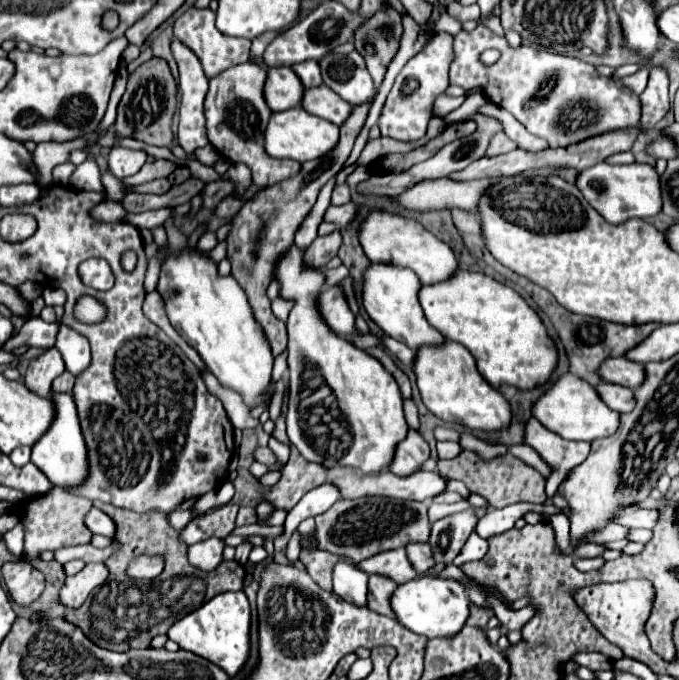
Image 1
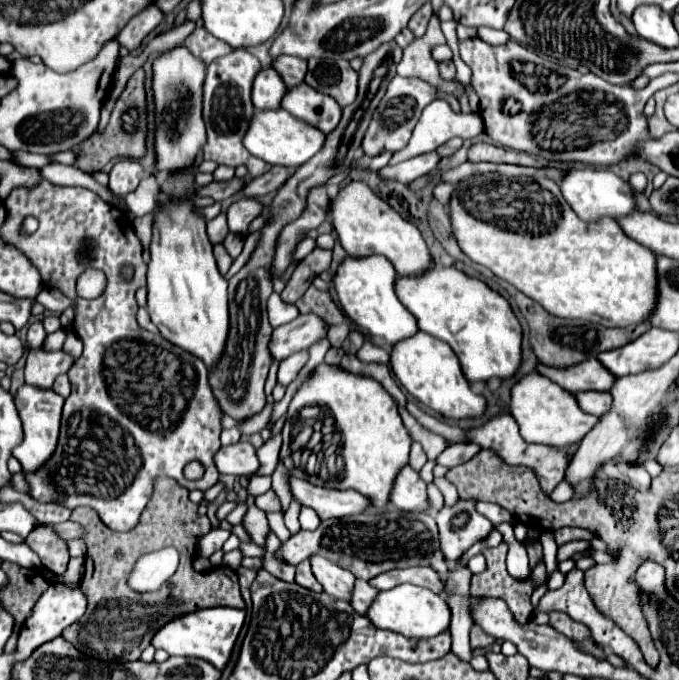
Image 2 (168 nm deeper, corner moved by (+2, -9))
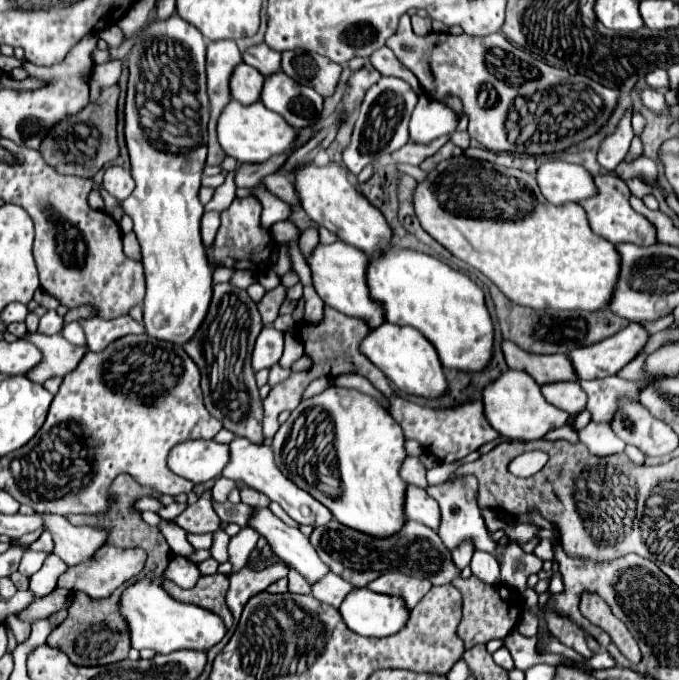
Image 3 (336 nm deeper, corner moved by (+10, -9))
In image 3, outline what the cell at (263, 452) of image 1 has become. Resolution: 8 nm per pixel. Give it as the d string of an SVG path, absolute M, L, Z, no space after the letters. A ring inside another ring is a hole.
M184 441L172 447L166 465L172 473L192 481L194 485L214 479L228 463L228 447L214 441Z

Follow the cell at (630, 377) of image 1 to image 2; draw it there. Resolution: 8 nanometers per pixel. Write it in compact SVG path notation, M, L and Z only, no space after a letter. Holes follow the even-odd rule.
M588 359L588 363L578 363L576 367L570 367L568 371L556 371L540 363L538 373L556 381L560 387L564 387L570 393L610 391L616 381L616 377L598 359Z

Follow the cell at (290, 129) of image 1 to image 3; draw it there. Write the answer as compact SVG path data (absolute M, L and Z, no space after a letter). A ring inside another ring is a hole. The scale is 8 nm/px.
M232 99L222 109L218 117L216 133L218 133L218 143L224 149L224 153L234 157L238 163L260 163L272 155L286 153L294 145L294 139L296 139L294 127L288 127L288 123L280 119L280 115L268 111L260 101L252 105L242 105L236 99Z

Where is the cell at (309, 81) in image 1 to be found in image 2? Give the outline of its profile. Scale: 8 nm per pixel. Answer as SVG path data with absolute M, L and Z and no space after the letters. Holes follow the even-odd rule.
M282 57L282 59L276 59L272 63L272 67L282 75L284 83L288 85L288 89L304 83L304 77L306 77L306 71L308 71L308 65L304 59L298 59L298 57Z

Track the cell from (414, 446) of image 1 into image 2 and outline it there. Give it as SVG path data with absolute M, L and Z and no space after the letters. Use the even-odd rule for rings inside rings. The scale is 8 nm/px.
M404 465L398 473L390 501L400 511L426 511L426 483L420 479L418 471L414 471L410 465Z

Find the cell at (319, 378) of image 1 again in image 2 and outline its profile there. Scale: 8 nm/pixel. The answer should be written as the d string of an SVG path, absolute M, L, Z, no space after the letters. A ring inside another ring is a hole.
M318 365L306 381L300 385L290 401L284 429L282 429L282 451L280 459L292 471L296 479L306 479L314 485L324 485L332 489L356 489L362 495L372 497L376 509L384 509L390 499L390 489L396 473L408 463L410 435L402 425L398 405L392 395L372 377L356 375L340 365Z

